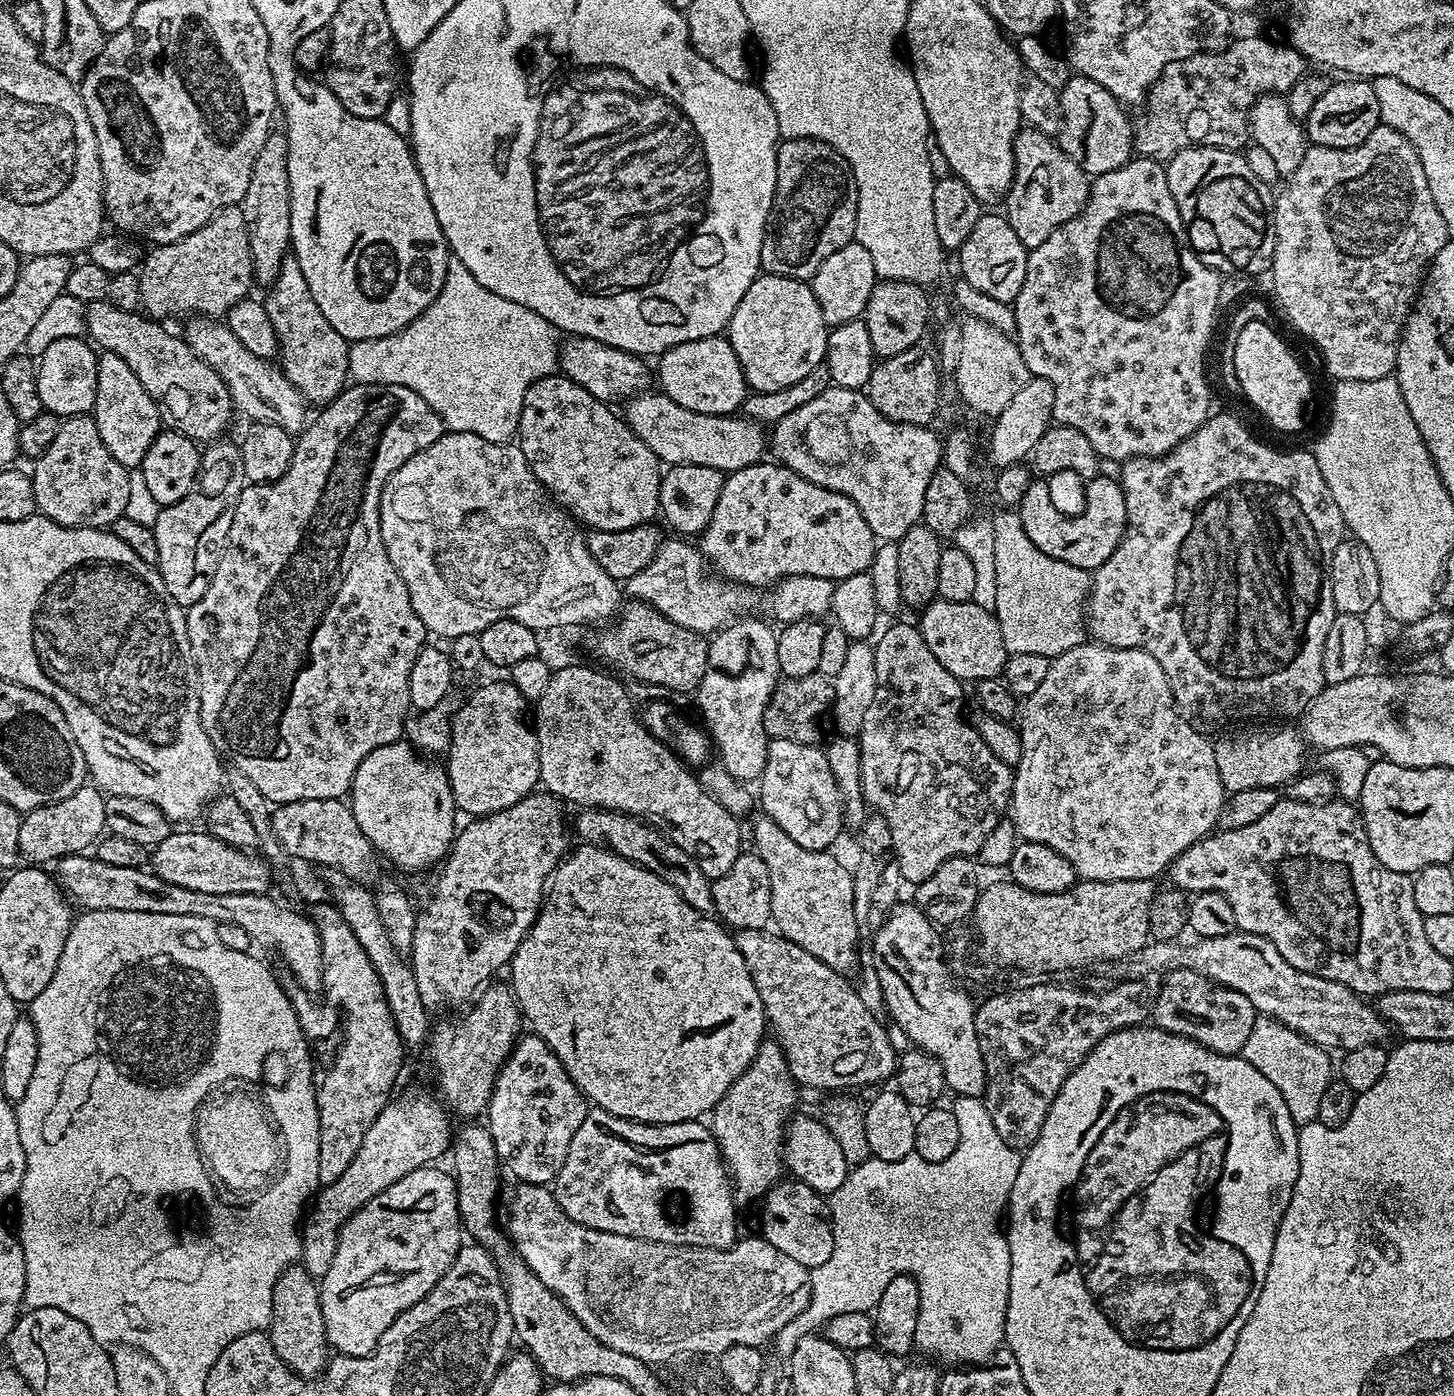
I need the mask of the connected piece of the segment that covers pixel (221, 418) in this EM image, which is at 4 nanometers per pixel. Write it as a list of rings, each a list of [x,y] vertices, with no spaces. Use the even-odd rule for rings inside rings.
[[[108,299],[95,300],[86,308],[86,332],[91,343],[104,352],[118,354],[134,370],[146,394],[162,409],[167,427],[197,442],[215,442],[227,433],[224,431],[234,417],[230,390],[220,375],[190,350],[183,335],[175,336],[164,327],[147,314],[120,310]]]

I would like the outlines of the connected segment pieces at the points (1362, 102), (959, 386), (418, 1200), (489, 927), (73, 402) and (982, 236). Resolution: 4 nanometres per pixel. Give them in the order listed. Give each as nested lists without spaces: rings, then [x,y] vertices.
[[[1340,78],[1337,82],[1329,83],[1326,94],[1318,98],[1314,110],[1310,110],[1306,121],[1306,136],[1313,145],[1321,144],[1327,148],[1353,148],[1358,146],[1381,124],[1380,111],[1378,110],[1378,98],[1374,94],[1374,86],[1364,78]]]
[[[967,317],[964,322],[959,325],[959,358],[954,369],[957,395],[972,411],[994,418],[1032,375],[1022,362],[1020,348],[1007,333],[980,319]]]
[[[425,1166],[414,1170],[410,1174],[406,1174],[406,1178],[398,1178],[398,1182],[394,1182],[394,1186],[386,1186],[386,1190],[382,1190],[374,1198],[370,1198],[370,1202],[358,1209],[347,1222],[340,1227],[340,1237],[338,1238],[338,1246],[334,1254],[334,1262],[330,1262],[330,1270],[326,1270],[324,1276],[319,1277],[320,1301],[322,1302],[322,1318],[326,1322],[326,1334],[328,1335],[328,1343],[339,1355],[342,1356],[369,1356],[376,1349],[378,1338],[382,1338],[382,1334],[386,1334],[386,1330],[402,1315],[406,1310],[410,1310],[410,1306],[414,1306],[422,1298],[426,1298],[426,1294],[430,1294],[430,1290],[434,1290],[434,1286],[442,1278],[442,1274],[446,1274],[446,1270],[450,1270],[450,1266],[454,1262],[454,1258],[460,1252],[462,1247],[462,1225],[460,1217],[457,1215],[456,1206],[456,1182],[455,1179],[447,1171],[436,1168],[440,1166]]]
[[[537,790],[506,810],[469,819],[469,824],[457,831],[452,851],[443,863],[444,873],[436,884],[436,893],[428,909],[417,915],[414,926],[410,963],[414,982],[418,982],[418,994],[422,994],[422,1002],[429,1010],[456,1008],[475,1001],[481,989],[493,979],[491,976],[511,961],[540,912],[552,873],[569,851],[570,824],[564,821],[563,807],[559,796]]]
[[[58,338],[40,357],[36,366],[38,378],[38,398],[42,398],[45,412],[67,418],[69,416],[86,416],[95,409],[98,394],[98,352],[87,339]]]
[[[982,214],[978,218],[978,226],[970,232],[970,238],[958,250],[960,256],[959,275],[974,288],[990,298],[1011,305],[1015,301],[1018,290],[1022,290],[1022,282],[1026,278],[1026,262],[1029,249],[1022,246],[1018,234],[1014,234],[1014,226],[1010,226],[1007,215],[988,216]]]

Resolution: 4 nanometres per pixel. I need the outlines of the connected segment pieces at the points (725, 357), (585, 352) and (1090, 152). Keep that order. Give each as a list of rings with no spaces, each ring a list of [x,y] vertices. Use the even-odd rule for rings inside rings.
[[[707,336],[694,342],[682,342],[678,346],[665,350],[659,357],[660,385],[659,391],[670,397],[678,406],[686,406],[686,410],[694,410],[698,414],[711,416],[731,416],[743,405],[744,397],[749,395],[748,383],[744,381],[744,371],[738,362],[738,354],[734,354],[734,346],[723,336]]]
[[[568,336],[560,345],[559,371],[574,382],[578,382],[578,386],[582,386],[590,394],[594,394],[594,398],[605,402],[613,402],[612,400],[624,402],[649,391],[648,368],[644,364],[647,363],[633,352],[606,346],[594,338]]]
[[[1073,74],[1066,86],[1059,89],[1059,94],[1062,110],[1059,146],[1070,158],[1074,158],[1074,162],[1078,162],[1078,166],[1082,166],[1089,177],[1095,178],[1110,170],[1118,170],[1118,166],[1133,159],[1133,123],[1124,114],[1125,105],[1116,100],[1106,86],[1098,86],[1098,82],[1090,78]]]

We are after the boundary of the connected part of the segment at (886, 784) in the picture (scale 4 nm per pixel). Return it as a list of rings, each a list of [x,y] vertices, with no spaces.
[[[915,623],[892,624],[884,633],[882,632],[879,633],[880,641],[875,641],[874,644],[876,650],[874,670],[878,674],[878,690],[874,690],[874,702],[870,702],[870,706],[866,710],[866,718],[862,718],[862,730],[858,737],[860,781],[866,786],[880,784],[880,793],[876,796],[876,806],[874,806],[875,811],[883,815],[889,824],[890,834],[893,835],[893,850],[903,879],[909,885],[915,886],[921,884],[926,878],[930,878],[930,874],[934,874],[934,870],[938,870],[938,866],[942,866],[942,862],[955,856],[975,857],[982,850],[986,838],[990,838],[990,832],[998,826],[1000,820],[1005,819],[1006,813],[1009,811],[1014,772],[1006,762],[994,758],[990,746],[986,746],[986,742],[982,742],[982,738],[978,738],[978,734],[973,730],[964,712],[965,685],[954,674],[950,674],[950,670],[946,670],[946,666],[942,666],[942,662],[938,662],[938,658],[934,658],[934,654],[930,654],[930,646],[926,646],[919,627]]]

